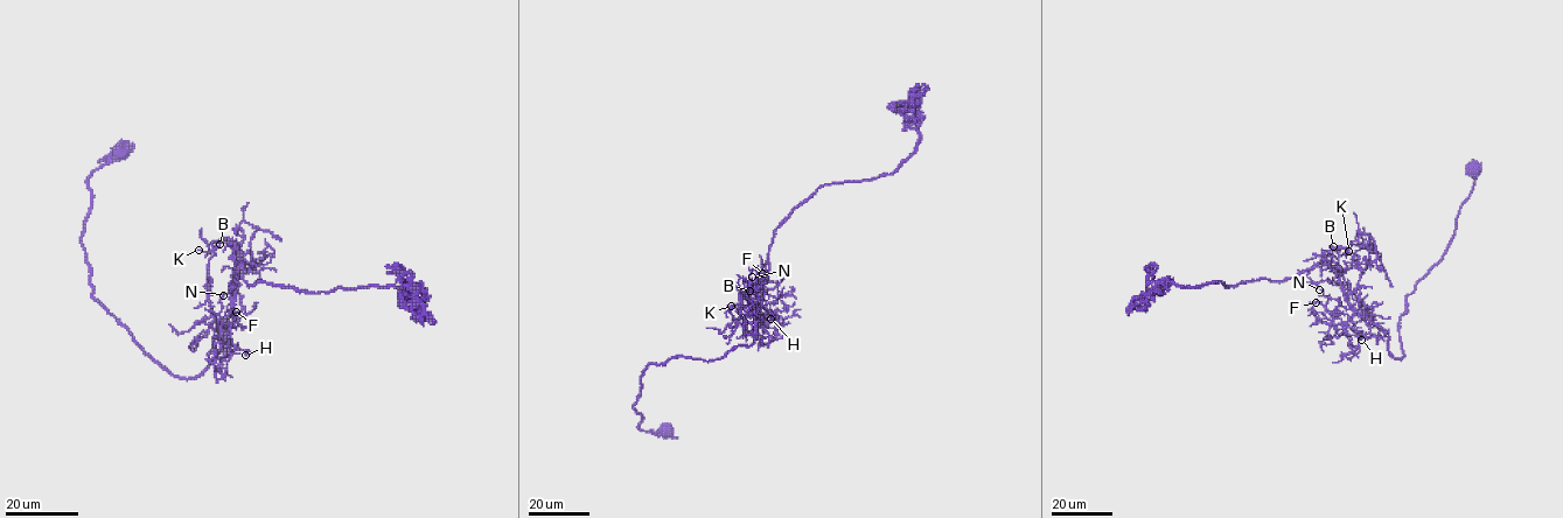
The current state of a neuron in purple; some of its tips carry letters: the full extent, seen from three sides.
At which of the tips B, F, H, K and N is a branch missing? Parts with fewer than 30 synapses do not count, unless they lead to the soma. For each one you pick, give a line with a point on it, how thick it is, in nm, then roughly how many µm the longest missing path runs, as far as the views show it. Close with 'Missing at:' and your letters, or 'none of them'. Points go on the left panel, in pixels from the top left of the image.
Missing at: none of them

